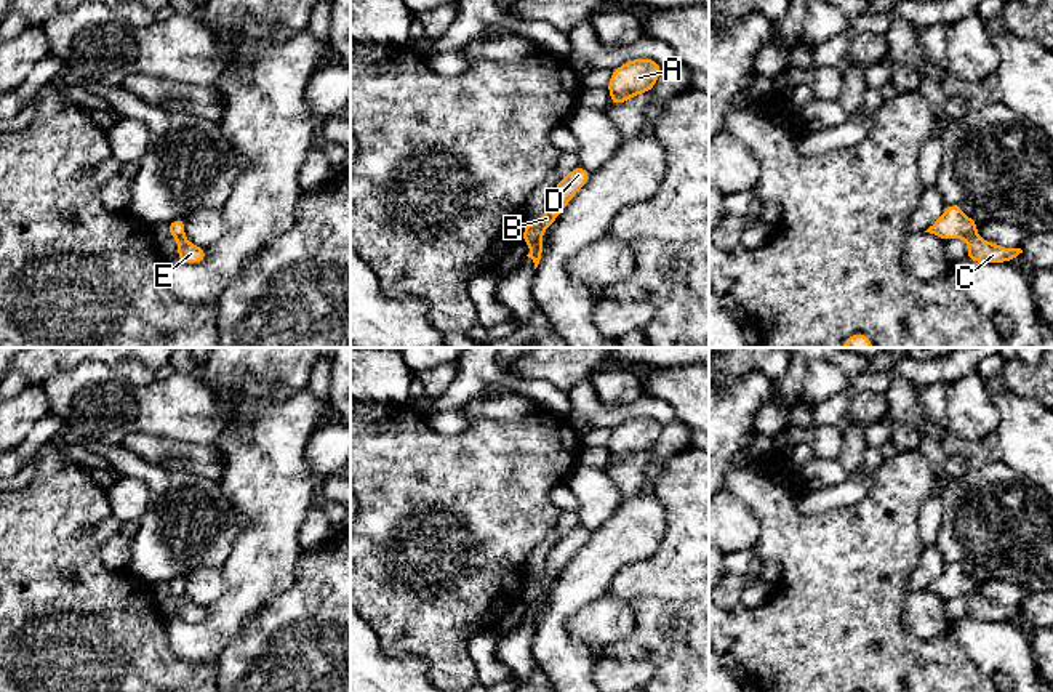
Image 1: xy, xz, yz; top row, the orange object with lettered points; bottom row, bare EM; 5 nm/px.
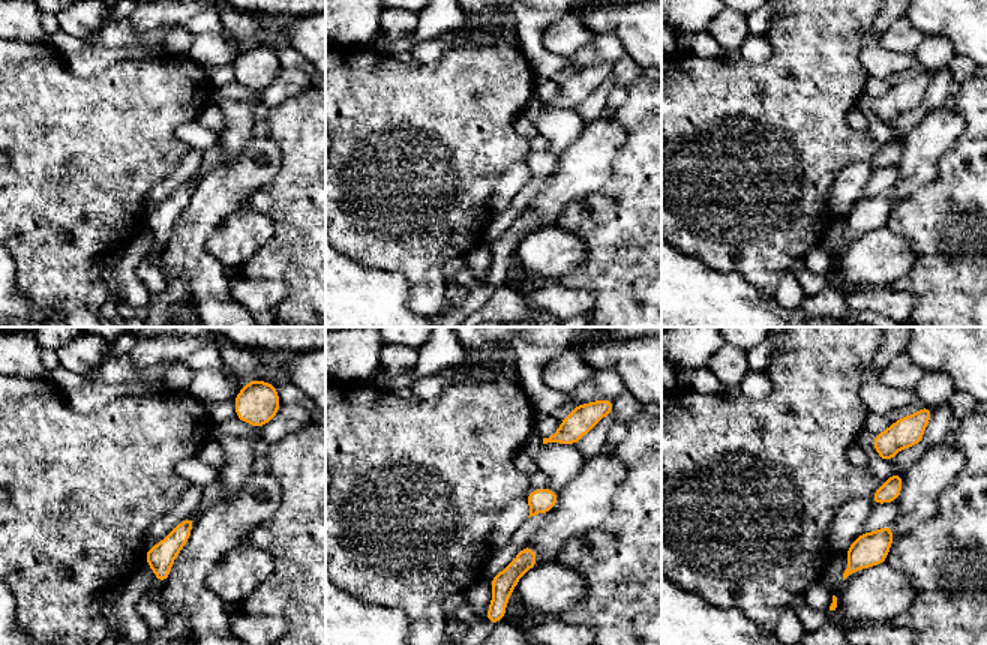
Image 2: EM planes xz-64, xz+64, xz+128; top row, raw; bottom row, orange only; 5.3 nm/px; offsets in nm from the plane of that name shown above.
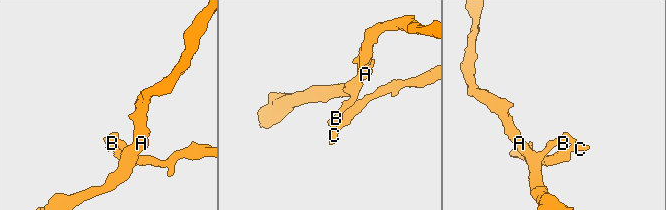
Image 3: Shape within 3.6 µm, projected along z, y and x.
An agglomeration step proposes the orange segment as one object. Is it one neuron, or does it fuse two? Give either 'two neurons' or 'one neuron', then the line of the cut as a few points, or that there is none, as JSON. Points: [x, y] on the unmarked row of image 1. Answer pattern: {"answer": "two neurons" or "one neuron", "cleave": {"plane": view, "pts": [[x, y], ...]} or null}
{"answer": "two neurons", "cleave": {"plane": "yz", "pts": [[975, 593], [967, 598]]}}

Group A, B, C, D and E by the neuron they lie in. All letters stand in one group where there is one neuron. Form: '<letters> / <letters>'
A B D / C E

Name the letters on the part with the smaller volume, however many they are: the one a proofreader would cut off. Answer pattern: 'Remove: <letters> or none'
Remove: C, E

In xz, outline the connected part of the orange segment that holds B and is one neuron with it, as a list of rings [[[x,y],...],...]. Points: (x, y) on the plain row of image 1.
[[[575,525],[568,533],[565,533],[555,548],[551,551],[546,564],[546,570],[536,581],[525,581],[525,588],[522,593],[522,602],[531,604],[533,607],[526,614],[535,618],[539,607],[544,606],[541,596],[544,589],[554,583],[562,569],[571,561],[576,551],[589,541],[592,532],[583,525]]]

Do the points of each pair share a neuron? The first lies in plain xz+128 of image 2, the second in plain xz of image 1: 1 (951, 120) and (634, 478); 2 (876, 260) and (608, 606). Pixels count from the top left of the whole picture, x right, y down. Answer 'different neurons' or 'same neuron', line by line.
1: different neurons
2: same neuron

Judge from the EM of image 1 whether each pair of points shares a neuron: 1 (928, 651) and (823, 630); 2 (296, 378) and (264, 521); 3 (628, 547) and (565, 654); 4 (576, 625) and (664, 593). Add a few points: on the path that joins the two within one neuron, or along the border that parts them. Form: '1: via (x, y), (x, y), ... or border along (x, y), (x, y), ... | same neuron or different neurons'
1: via (903, 649), (893, 649), (882, 638), (848, 636) | same neuron
2: border along (256, 383), (264, 383), (277, 399), (306, 386) | different neurons
3: via (599, 567), (559, 607), (557, 625) | same neuron
4: border along (607, 593), (634, 611), (621, 641) | different neurons

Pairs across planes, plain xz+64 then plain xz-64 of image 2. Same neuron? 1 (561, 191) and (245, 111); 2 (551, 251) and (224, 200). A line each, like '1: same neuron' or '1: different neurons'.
1: different neurons
2: different neurons

